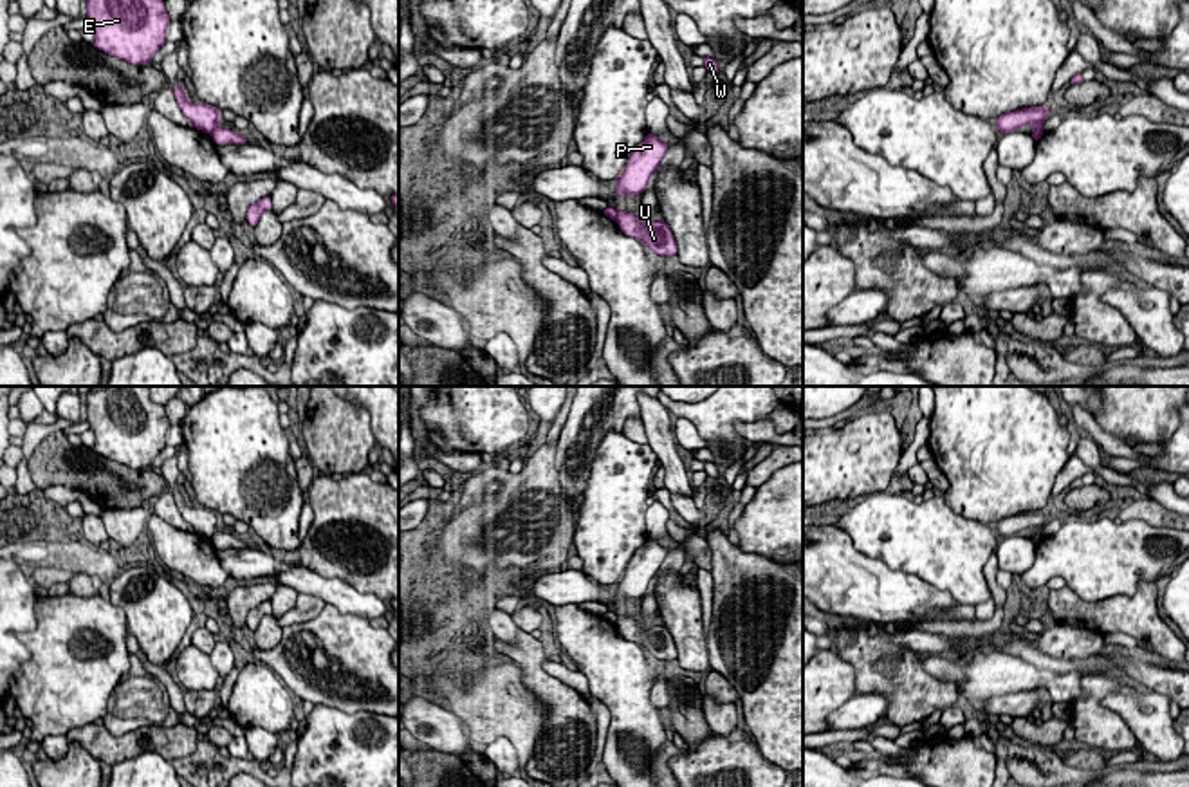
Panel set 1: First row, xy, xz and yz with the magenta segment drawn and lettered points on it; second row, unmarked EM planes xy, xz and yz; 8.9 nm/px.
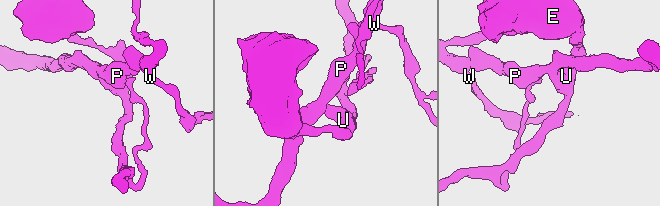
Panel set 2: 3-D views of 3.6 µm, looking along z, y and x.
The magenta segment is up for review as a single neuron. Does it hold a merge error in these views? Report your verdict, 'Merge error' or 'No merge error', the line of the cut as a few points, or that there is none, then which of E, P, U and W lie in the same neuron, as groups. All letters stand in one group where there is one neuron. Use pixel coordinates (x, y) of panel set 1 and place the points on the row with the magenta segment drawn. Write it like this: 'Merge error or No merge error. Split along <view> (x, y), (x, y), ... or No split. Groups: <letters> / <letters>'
Merge error. Split along xy (217, 127), (210, 132). Groups: E U / P W

